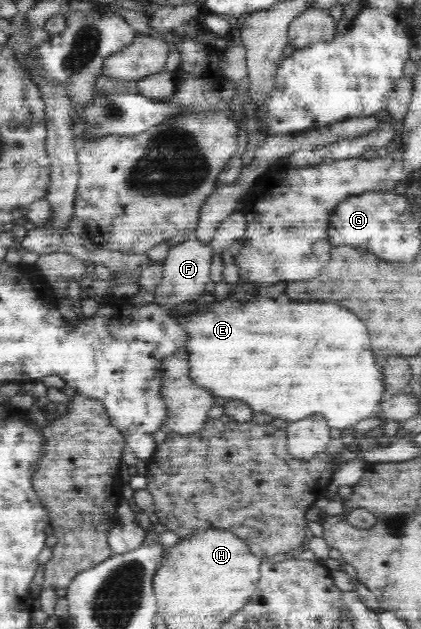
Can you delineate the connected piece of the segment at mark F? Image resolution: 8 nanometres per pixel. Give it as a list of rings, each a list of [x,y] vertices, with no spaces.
[[[190,238],[182,243],[171,247],[168,255],[162,262],[163,278],[161,284],[155,288],[155,303],[171,309],[181,306],[189,300],[197,300],[205,294],[205,285],[209,282],[211,257],[213,251],[209,245],[201,243],[197,238]]]

